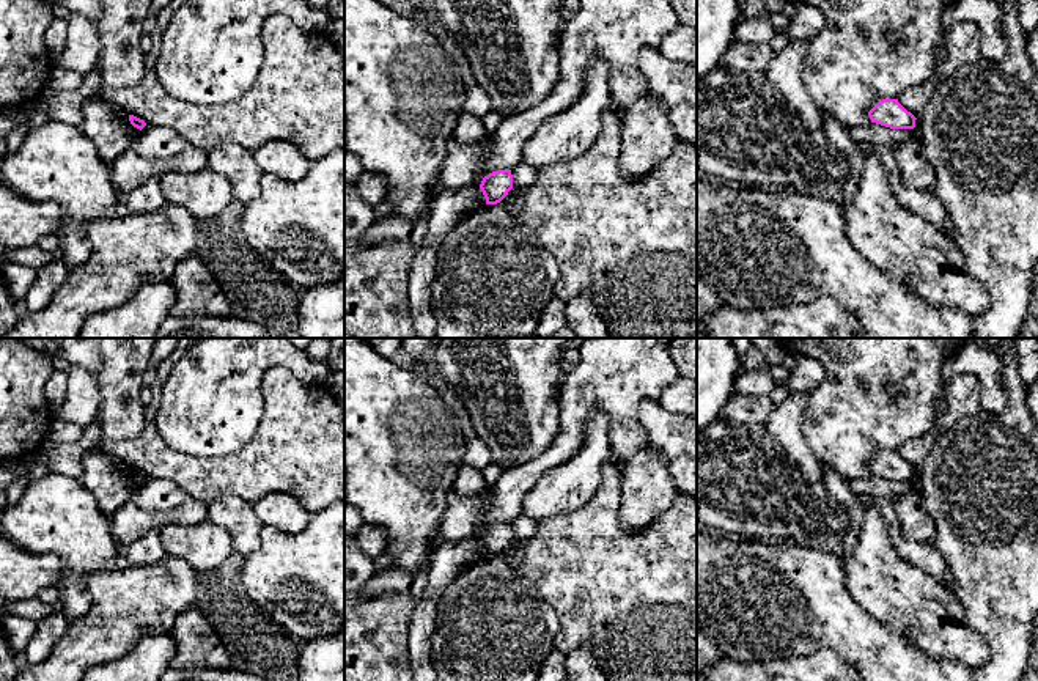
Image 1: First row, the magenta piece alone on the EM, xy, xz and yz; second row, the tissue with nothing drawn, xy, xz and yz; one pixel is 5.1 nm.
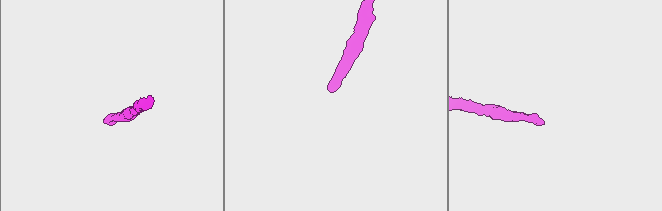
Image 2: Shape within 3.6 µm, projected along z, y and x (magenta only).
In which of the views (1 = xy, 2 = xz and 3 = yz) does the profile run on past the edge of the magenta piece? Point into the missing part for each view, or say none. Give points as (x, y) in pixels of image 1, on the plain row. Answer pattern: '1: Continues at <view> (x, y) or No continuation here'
1: No continuation here
2: No continuation here
3: No continuation here

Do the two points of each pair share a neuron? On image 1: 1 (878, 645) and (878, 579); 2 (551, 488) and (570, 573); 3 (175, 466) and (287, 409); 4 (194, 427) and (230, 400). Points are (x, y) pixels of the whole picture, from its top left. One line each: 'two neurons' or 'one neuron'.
1: two neurons
2: two neurons
3: one neuron
4: one neuron

